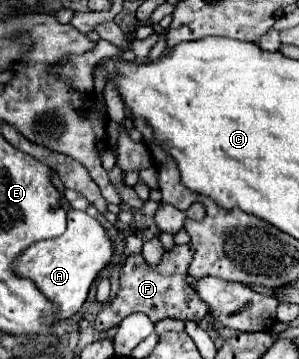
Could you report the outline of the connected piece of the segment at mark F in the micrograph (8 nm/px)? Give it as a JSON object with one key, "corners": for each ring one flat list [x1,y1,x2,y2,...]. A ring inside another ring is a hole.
{"corners":[[192,244,174,246,172,250,164,252,162,260,156,266,146,264,142,254,132,254,126,258,122,270,120,270,120,290,114,300,106,302,98,316,96,316,96,330,106,332,114,326,118,326,126,316,134,312,146,314,152,322,160,322,164,318,178,318,182,322,200,322,208,314,208,304,196,294,196,290,186,282,188,266,194,256]]}

